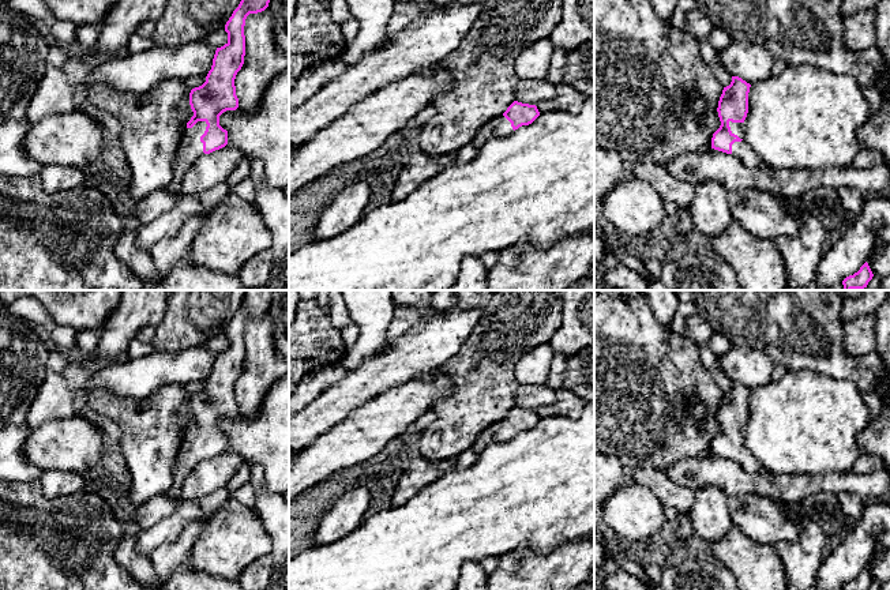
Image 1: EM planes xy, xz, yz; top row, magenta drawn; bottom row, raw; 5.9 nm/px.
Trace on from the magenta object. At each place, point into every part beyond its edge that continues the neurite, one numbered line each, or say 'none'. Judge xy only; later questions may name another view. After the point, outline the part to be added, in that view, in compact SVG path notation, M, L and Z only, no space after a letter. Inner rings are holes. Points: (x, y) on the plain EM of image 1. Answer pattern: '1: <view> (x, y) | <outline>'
1: xy (191, 453) | M198 426L192 433L185 433L183 437L183 443L174 463L174 477L172 488L165 493L166 496L183 501L181 488L184 480L194 470L194 467L204 461L203 448L200 447L200 441L206 436L206 426Z

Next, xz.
1: xz (499, 432) | M497 421L488 426L474 441L472 450L480 454L492 443L504 443L514 437L511 428L504 421Z

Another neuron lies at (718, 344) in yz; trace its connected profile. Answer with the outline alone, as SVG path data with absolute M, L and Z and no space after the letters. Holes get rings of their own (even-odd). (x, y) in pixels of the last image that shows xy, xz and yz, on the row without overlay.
M713 332L709 341L710 350L718 357L728 353L732 349L732 346L733 346L732 342L726 337L718 332Z

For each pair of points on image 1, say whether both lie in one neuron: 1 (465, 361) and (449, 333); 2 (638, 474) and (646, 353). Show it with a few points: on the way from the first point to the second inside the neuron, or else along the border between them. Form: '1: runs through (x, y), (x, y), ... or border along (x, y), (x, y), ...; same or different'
1: border along (479, 324), (449, 359), (432, 368); different
2: border along (664, 472), (656, 468), (638, 466), (628, 480); different

